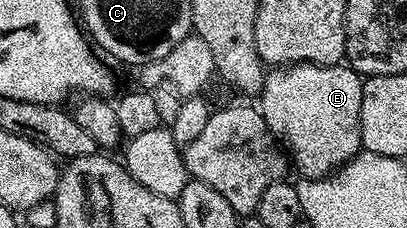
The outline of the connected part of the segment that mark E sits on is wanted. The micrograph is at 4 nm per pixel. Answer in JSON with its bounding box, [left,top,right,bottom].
[258,63,364,179]

